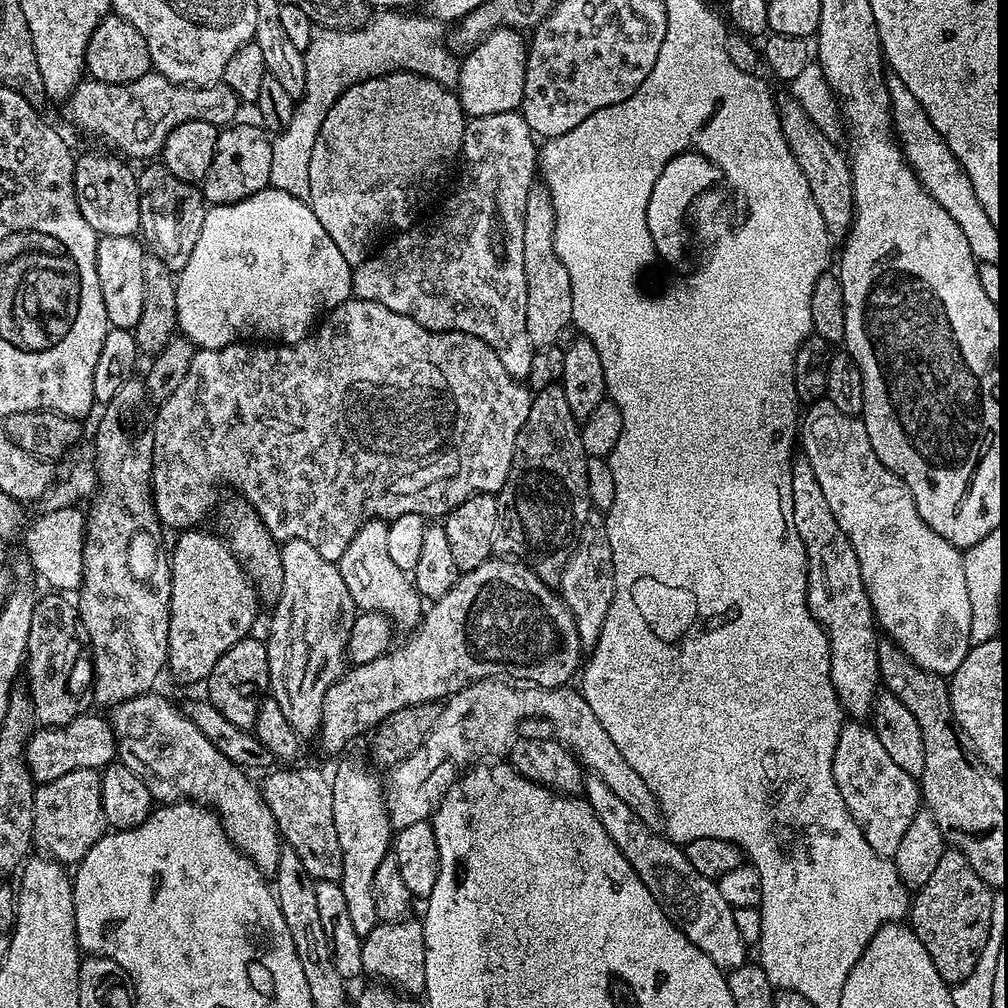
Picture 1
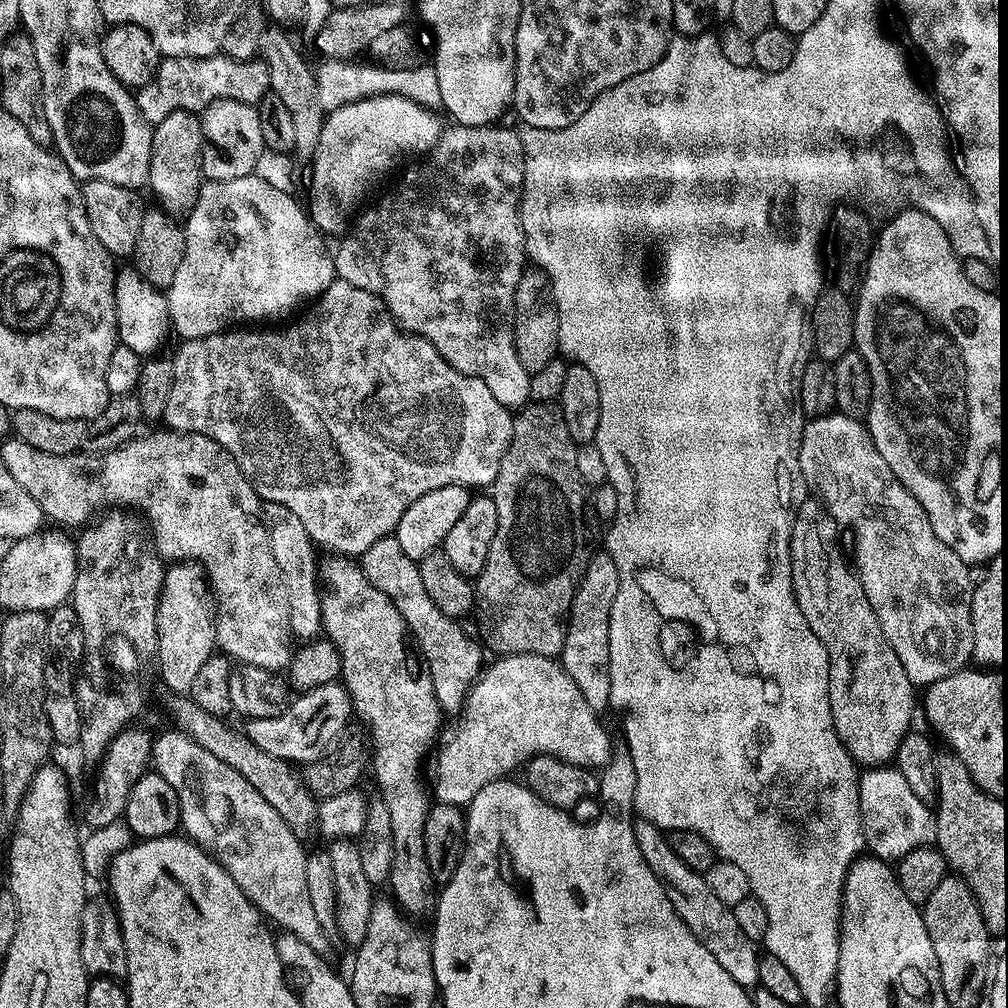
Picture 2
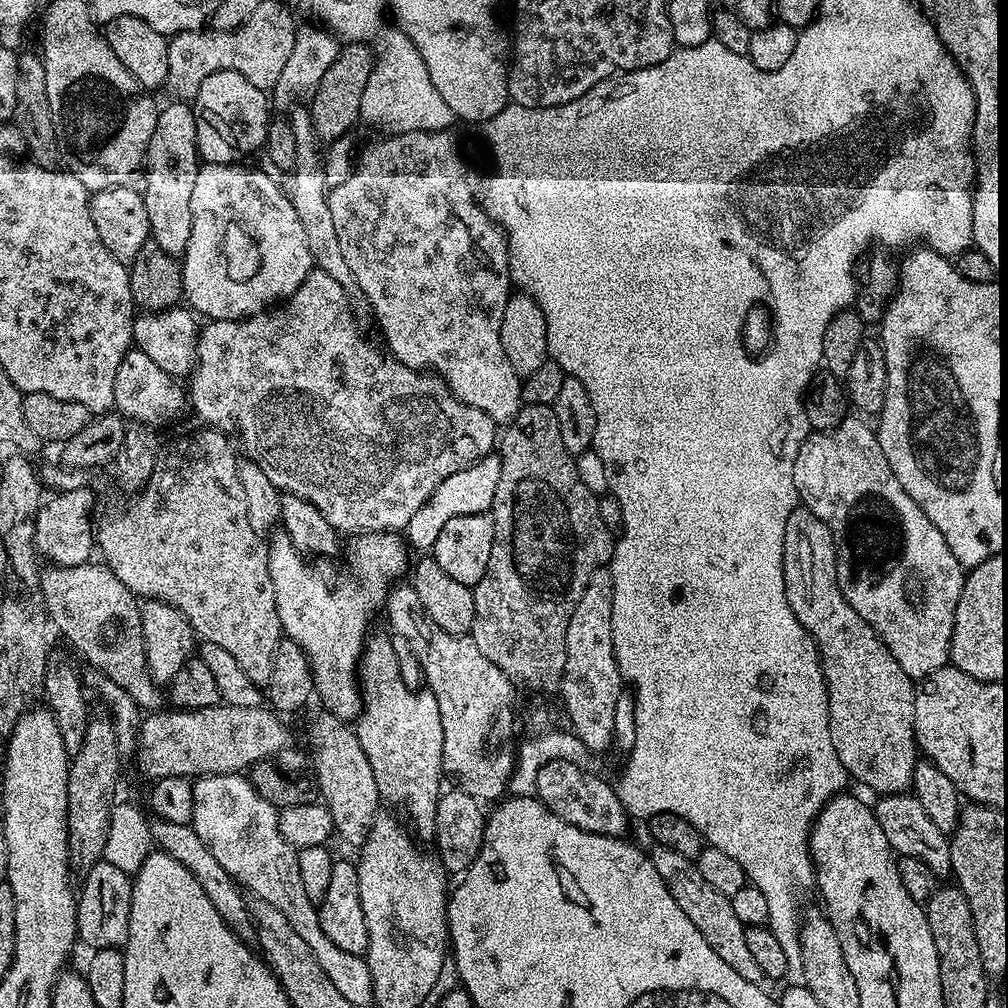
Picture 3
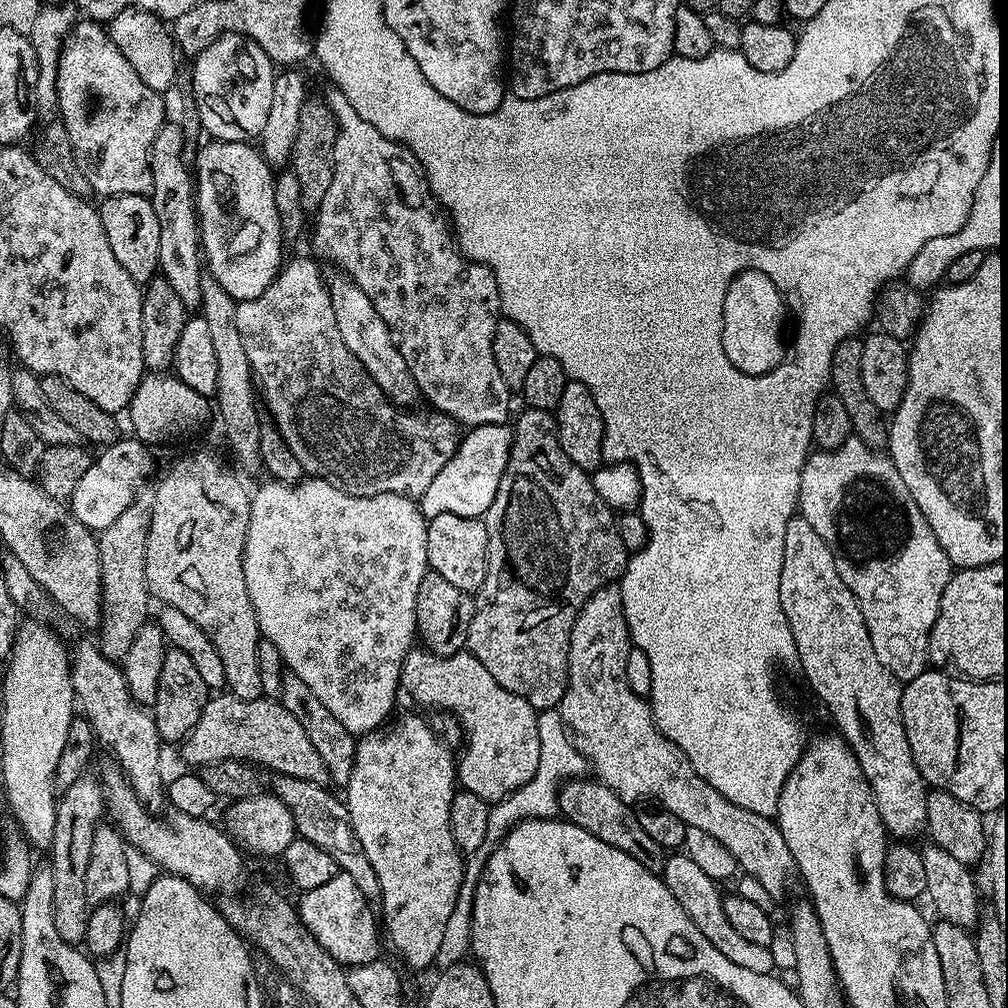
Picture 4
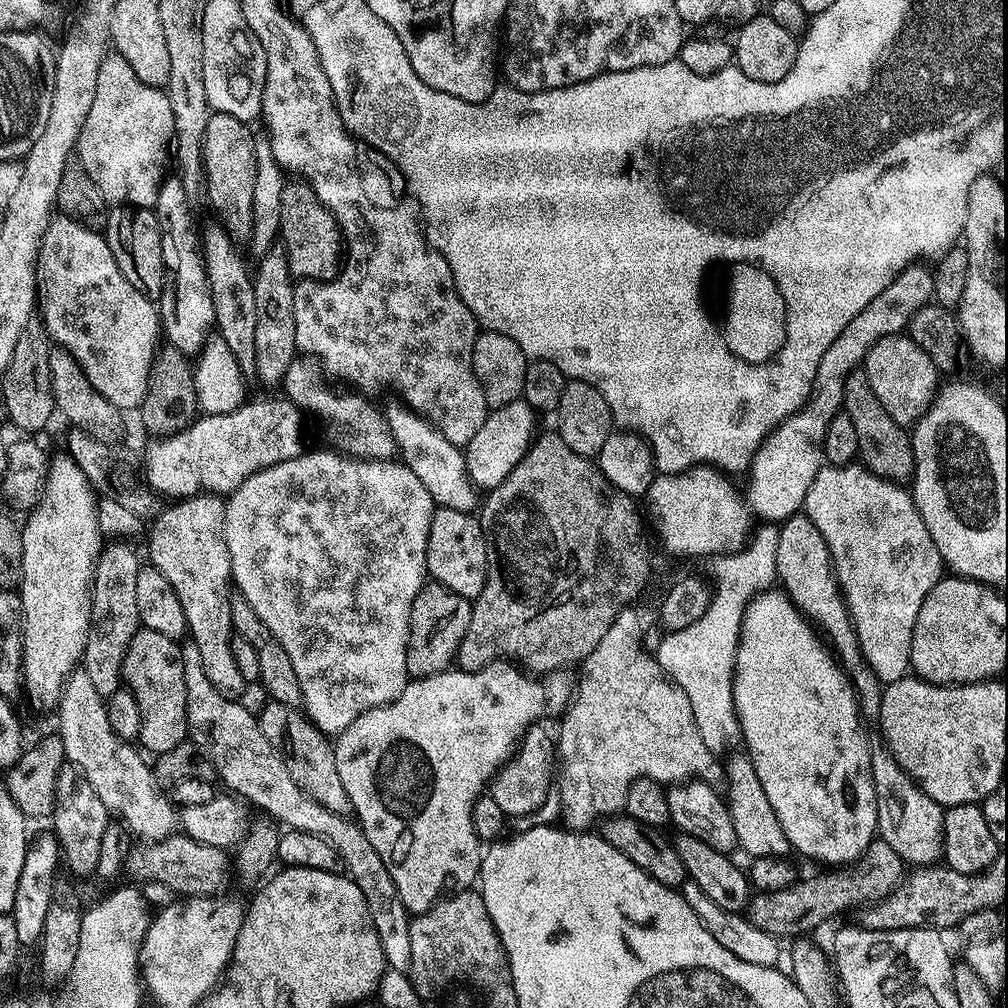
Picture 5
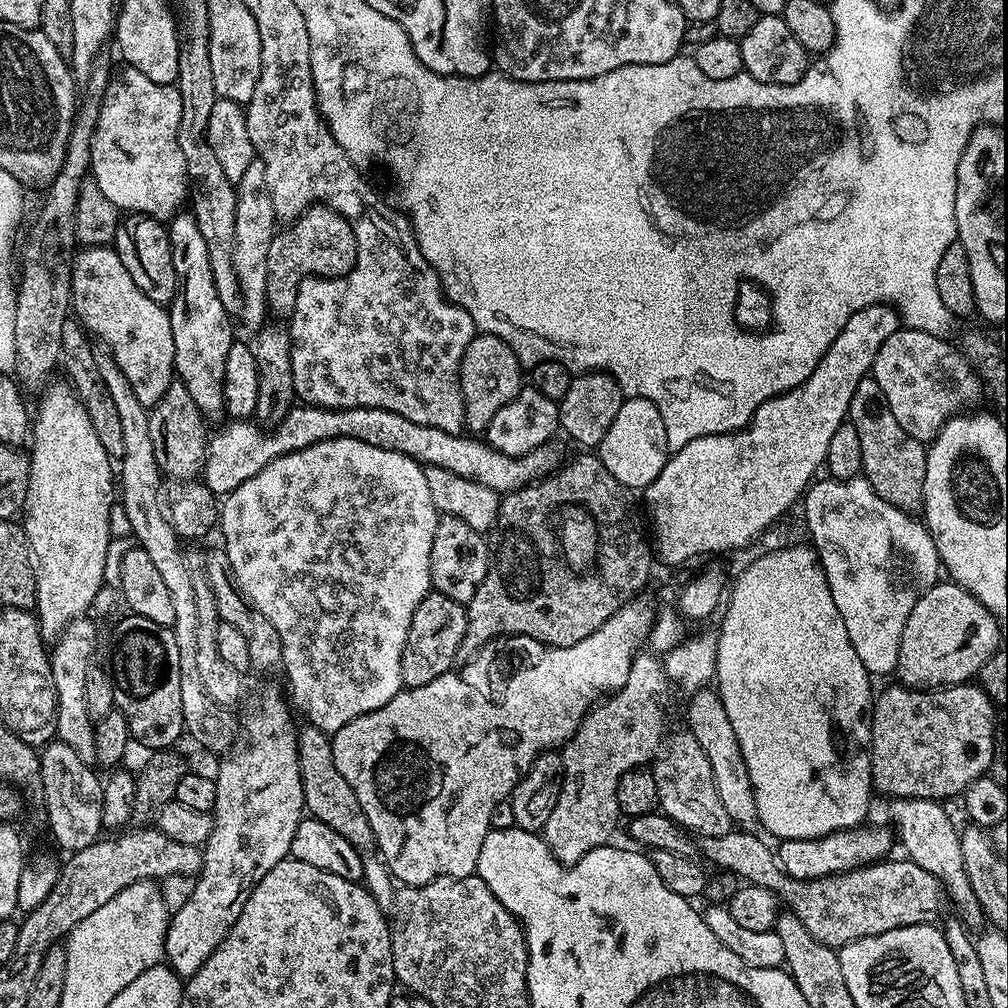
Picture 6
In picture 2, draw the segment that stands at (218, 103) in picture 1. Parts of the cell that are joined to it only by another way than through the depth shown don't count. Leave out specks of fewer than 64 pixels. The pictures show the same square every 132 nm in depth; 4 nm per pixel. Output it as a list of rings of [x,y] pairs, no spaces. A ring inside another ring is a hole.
[[[223,54],[206,58],[169,56],[161,59],[156,67],[156,76],[135,93],[135,98],[145,120],[155,126],[171,112],[203,113],[216,100],[233,100],[256,106],[269,90],[268,66],[263,59],[232,60]]]

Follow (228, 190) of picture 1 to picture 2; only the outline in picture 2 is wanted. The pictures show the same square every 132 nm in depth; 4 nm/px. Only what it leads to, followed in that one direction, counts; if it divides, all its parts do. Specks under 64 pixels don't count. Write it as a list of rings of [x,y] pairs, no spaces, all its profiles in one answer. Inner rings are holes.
[[[216,100],[204,109],[200,122],[204,131],[204,178],[209,180],[230,180],[255,173],[258,160],[266,151],[262,142],[262,122],[256,108],[250,104],[233,100]]]

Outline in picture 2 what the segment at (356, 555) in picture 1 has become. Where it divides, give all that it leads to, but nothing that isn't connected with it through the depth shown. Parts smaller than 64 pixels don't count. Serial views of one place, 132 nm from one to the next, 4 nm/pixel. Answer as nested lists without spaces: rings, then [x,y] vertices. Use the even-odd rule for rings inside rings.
[[[395,535],[378,538],[374,546],[364,551],[362,569],[365,578],[382,594],[386,594],[398,610],[398,614],[402,614],[411,639],[414,644],[416,639],[416,644],[424,655],[423,663],[432,679],[434,694],[441,709],[445,713],[450,712],[449,714],[460,712],[468,692],[482,672],[479,646],[464,634],[453,617],[442,614],[442,610],[434,606],[430,594],[426,594],[426,586],[422,586],[419,563],[402,554],[402,546],[398,546]]]

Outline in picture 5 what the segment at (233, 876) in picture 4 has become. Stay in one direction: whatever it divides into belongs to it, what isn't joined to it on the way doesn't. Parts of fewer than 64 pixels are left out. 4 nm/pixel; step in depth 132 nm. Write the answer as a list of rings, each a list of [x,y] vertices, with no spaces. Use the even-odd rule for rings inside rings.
[[[82,670],[73,672],[64,687],[58,715],[58,735],[64,743],[67,763],[76,767],[86,782],[94,786],[94,794],[102,798],[102,806],[106,806],[109,814],[140,842],[159,842],[173,835],[178,828],[177,809],[165,793],[164,796],[160,793],[157,773],[143,760],[145,757],[129,741],[114,734],[106,697],[94,690],[90,674]]]

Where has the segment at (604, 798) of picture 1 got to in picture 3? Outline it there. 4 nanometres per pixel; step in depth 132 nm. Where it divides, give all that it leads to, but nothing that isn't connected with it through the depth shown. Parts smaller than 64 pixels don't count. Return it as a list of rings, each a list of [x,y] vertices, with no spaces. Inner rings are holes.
[[[656,846],[651,849],[650,855],[654,870],[662,874],[662,882],[666,882],[670,894],[674,894],[674,902],[682,906],[682,914],[686,914],[686,918],[690,918],[690,922],[698,926],[698,934],[706,938],[706,946],[710,946],[710,950],[714,950],[714,954],[718,954],[718,958],[722,958],[722,962],[726,962],[730,970],[735,970],[742,978],[746,978],[746,982],[760,984],[765,977],[762,970],[758,970],[758,965],[746,946],[745,927],[742,922],[738,922],[731,899],[714,890],[714,886],[710,886],[710,882],[706,882],[702,874],[698,874],[695,863],[682,858],[682,854],[675,850]]]

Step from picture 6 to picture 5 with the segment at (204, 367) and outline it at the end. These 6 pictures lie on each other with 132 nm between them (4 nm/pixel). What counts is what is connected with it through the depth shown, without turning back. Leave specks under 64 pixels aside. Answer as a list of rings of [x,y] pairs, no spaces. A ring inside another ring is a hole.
[[[165,175],[160,183],[155,213],[162,238],[162,262],[164,263],[164,292],[158,301],[158,311],[163,333],[167,341],[182,350],[189,358],[204,348],[210,333],[216,326],[214,298],[204,265],[202,236],[196,233],[196,220],[192,217],[193,203],[186,198],[179,175]]]

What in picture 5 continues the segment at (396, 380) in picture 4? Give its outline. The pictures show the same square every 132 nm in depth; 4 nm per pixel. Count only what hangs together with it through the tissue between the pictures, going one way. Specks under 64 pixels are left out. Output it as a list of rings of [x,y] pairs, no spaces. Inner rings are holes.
[[[403,399],[390,401],[388,405],[383,405],[382,411],[388,419],[402,463],[410,469],[414,478],[418,478],[418,482],[422,482],[422,486],[426,486],[433,505],[472,512],[477,507],[478,494],[472,479],[468,477],[468,464],[464,461],[464,452],[457,444],[450,442],[446,434],[442,434],[432,421],[405,403]]]

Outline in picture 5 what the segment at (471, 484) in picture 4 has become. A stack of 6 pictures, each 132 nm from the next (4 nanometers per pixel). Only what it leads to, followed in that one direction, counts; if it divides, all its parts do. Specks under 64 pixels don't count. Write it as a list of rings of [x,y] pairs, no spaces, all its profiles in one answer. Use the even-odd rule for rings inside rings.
[[[523,398],[493,407],[489,411],[486,422],[482,422],[482,430],[470,438],[464,452],[464,461],[468,464],[468,477],[477,489],[491,490],[501,482],[522,462],[526,450],[537,435],[536,420],[538,414]]]

